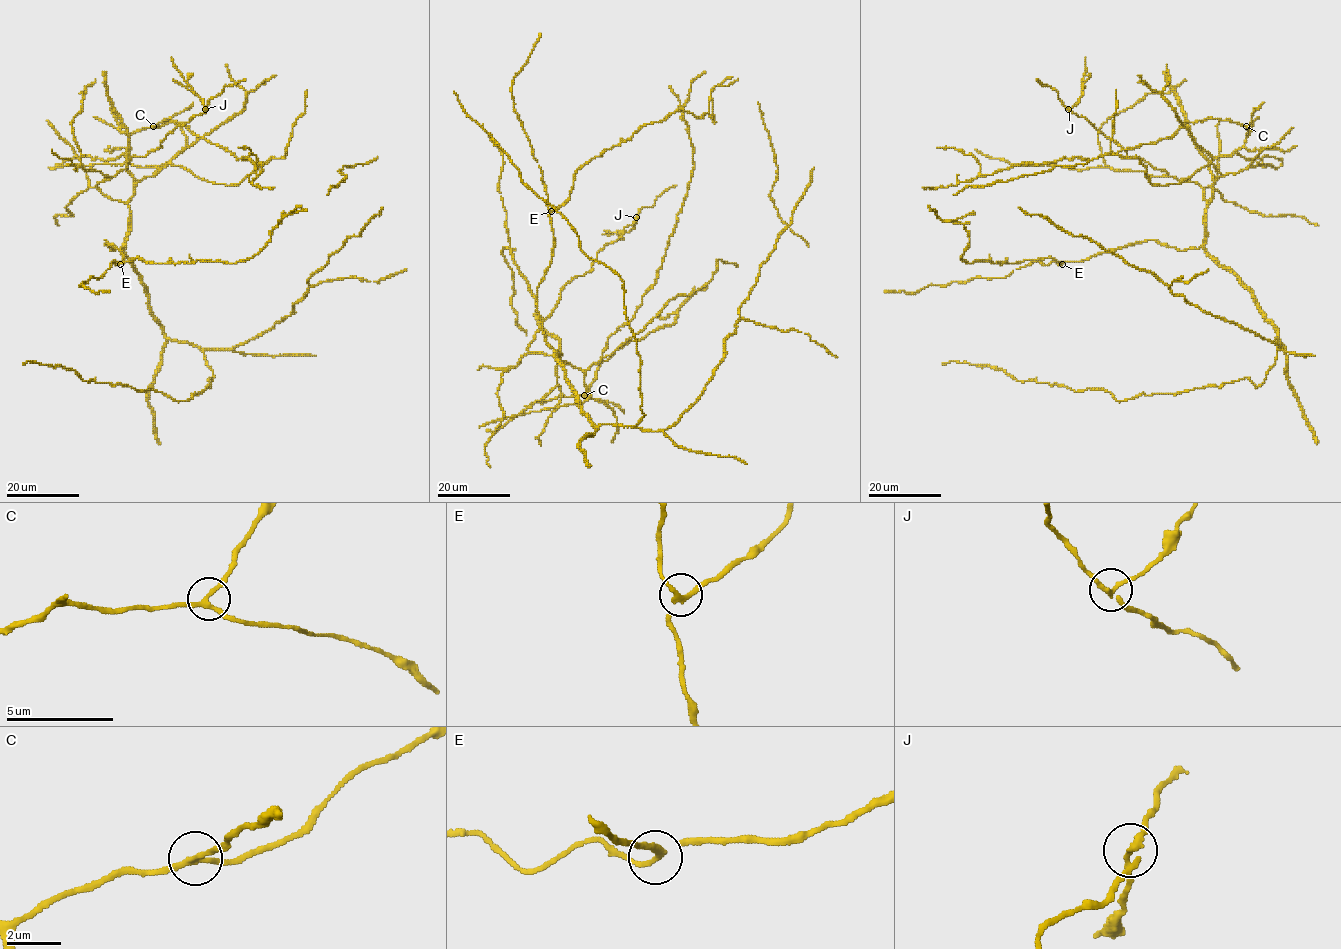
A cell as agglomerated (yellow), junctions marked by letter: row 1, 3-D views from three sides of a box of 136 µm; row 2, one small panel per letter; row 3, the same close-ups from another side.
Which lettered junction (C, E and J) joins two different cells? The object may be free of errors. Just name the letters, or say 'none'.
J

